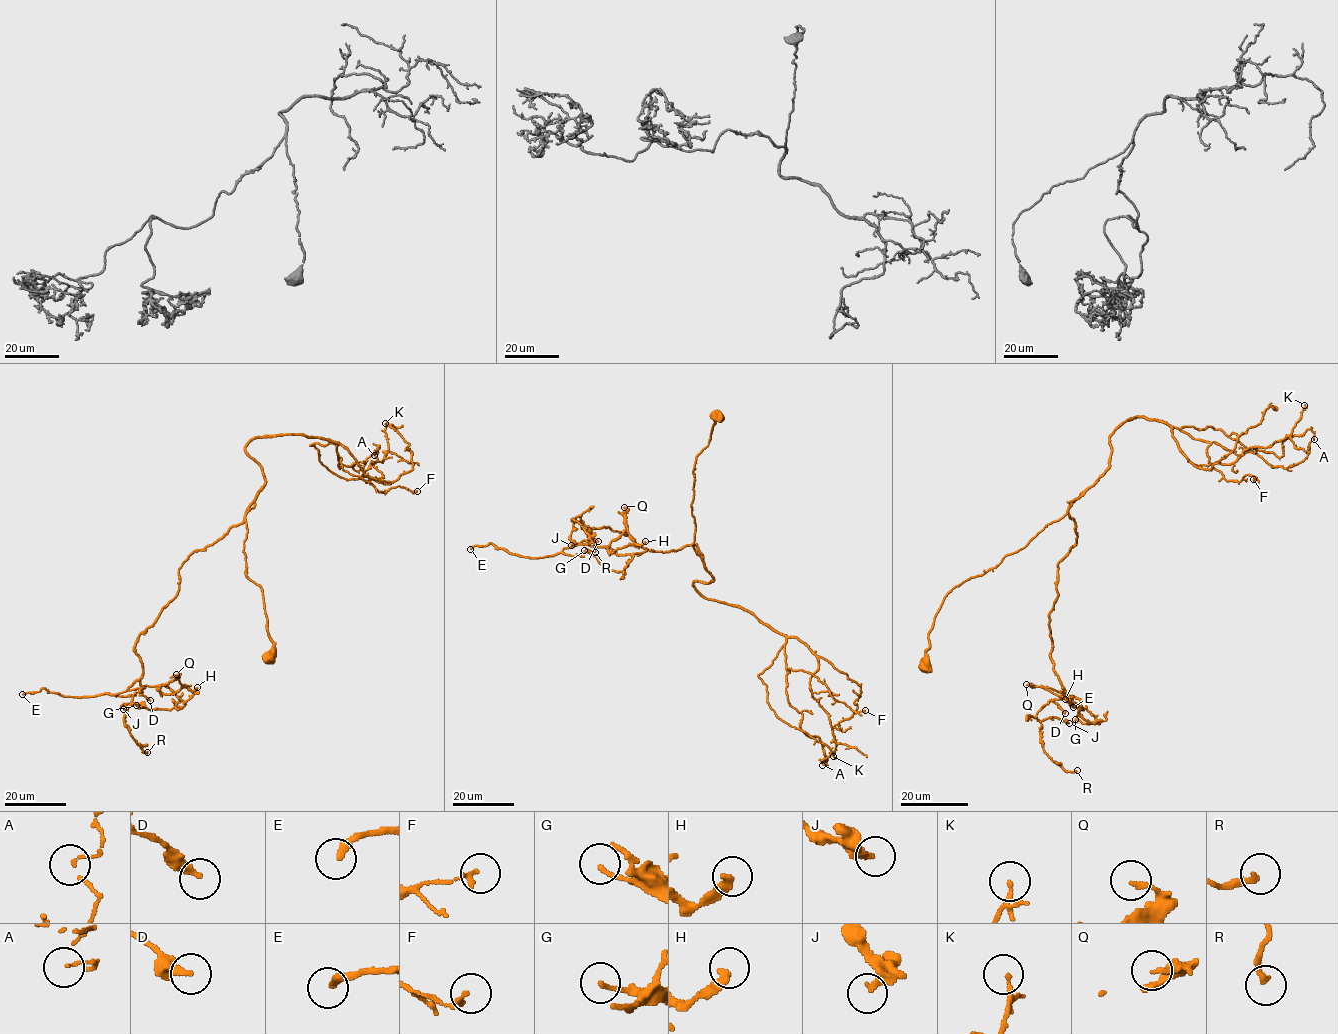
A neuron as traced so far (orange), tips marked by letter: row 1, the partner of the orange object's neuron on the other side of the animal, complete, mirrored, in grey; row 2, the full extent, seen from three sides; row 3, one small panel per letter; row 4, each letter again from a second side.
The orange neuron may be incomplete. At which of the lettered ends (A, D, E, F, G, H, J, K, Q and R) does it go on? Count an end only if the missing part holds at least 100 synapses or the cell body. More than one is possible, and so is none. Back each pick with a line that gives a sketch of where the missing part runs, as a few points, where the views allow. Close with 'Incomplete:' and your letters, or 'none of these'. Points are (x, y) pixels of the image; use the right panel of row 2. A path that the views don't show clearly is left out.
E: (1073, 707), (1085, 714), (1088, 732), (1092, 737), (1084, 734), (1081, 741), (1060, 755), (1048, 747), (1043, 737)
Incomplete: E

